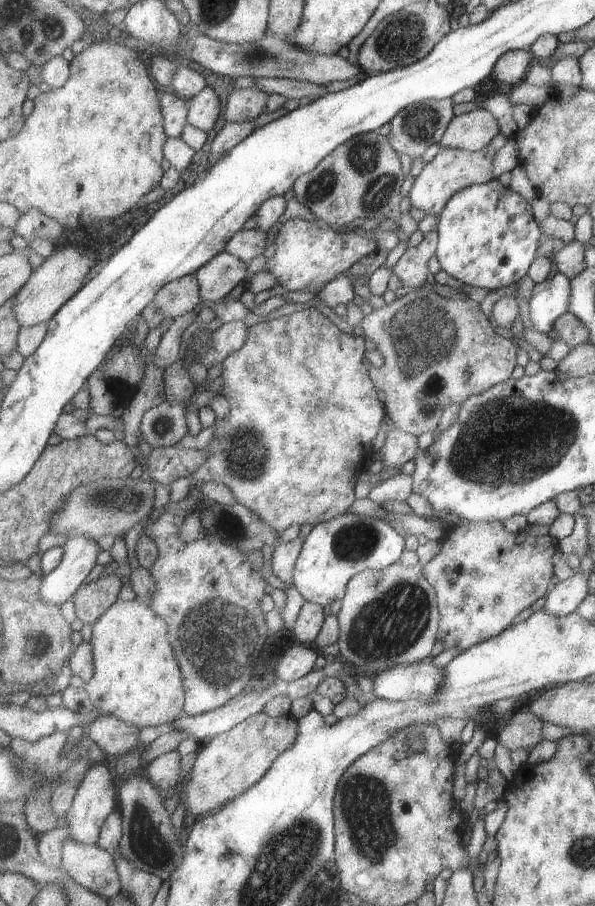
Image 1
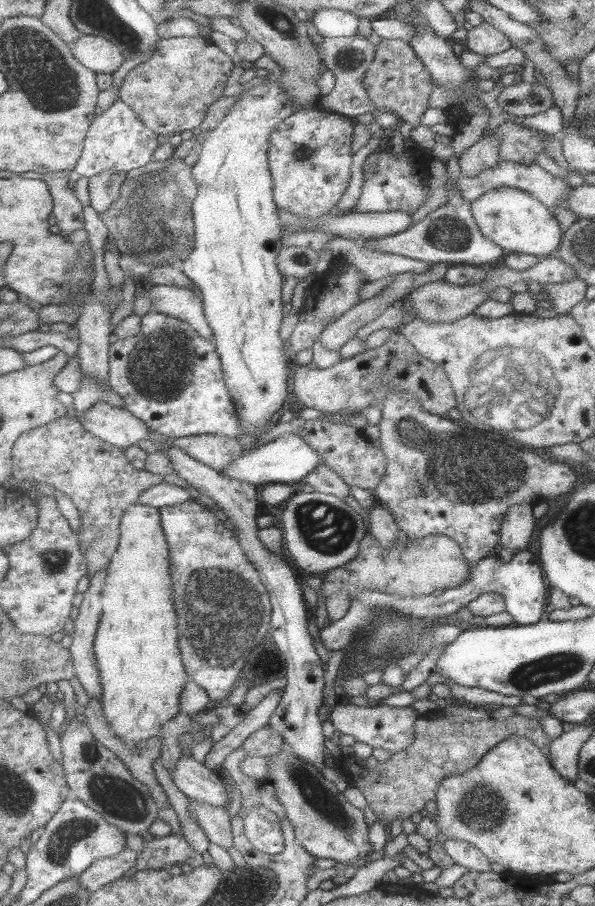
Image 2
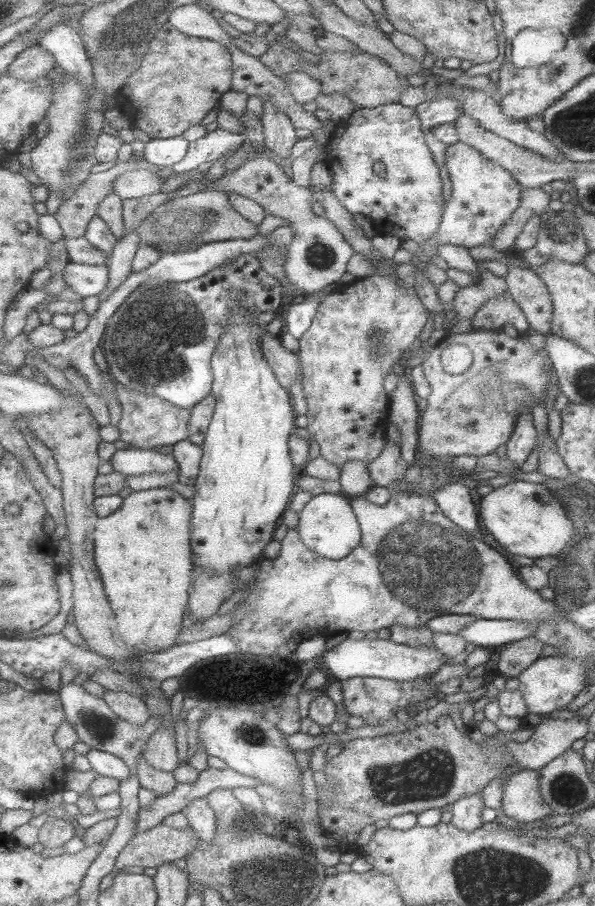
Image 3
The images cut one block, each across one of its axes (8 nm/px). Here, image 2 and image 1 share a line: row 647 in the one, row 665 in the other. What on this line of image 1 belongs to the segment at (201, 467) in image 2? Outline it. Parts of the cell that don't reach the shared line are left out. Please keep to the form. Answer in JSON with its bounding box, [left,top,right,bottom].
[277,644,322,682]

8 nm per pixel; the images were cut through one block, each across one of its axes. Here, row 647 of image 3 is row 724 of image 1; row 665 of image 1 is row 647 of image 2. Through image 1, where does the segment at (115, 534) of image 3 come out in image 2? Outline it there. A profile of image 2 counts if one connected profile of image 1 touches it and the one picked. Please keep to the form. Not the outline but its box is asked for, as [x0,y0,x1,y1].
[96,504,192,746]

